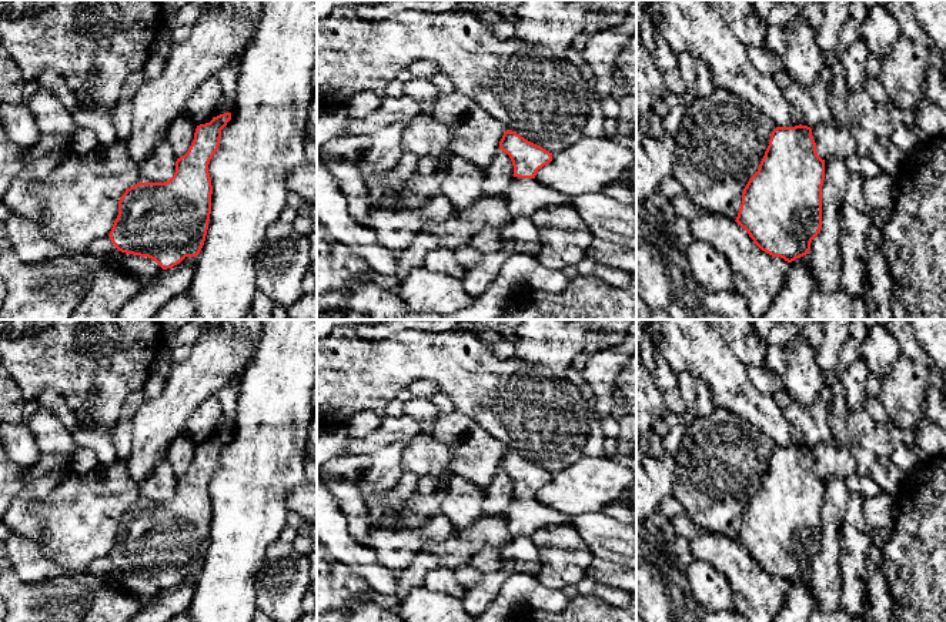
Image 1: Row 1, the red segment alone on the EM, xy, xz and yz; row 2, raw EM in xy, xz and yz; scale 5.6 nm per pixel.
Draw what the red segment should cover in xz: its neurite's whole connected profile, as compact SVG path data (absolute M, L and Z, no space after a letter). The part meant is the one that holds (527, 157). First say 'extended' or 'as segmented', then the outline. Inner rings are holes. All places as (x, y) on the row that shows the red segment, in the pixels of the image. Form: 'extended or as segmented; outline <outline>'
extended; outline M511 130L504 133L499 150L509 156L514 165L514 178L507 197L511 218L531 218L539 208L558 204L572 205L572 198L535 178L538 170L552 161L552 153Z

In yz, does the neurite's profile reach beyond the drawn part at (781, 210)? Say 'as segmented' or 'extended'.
extended

